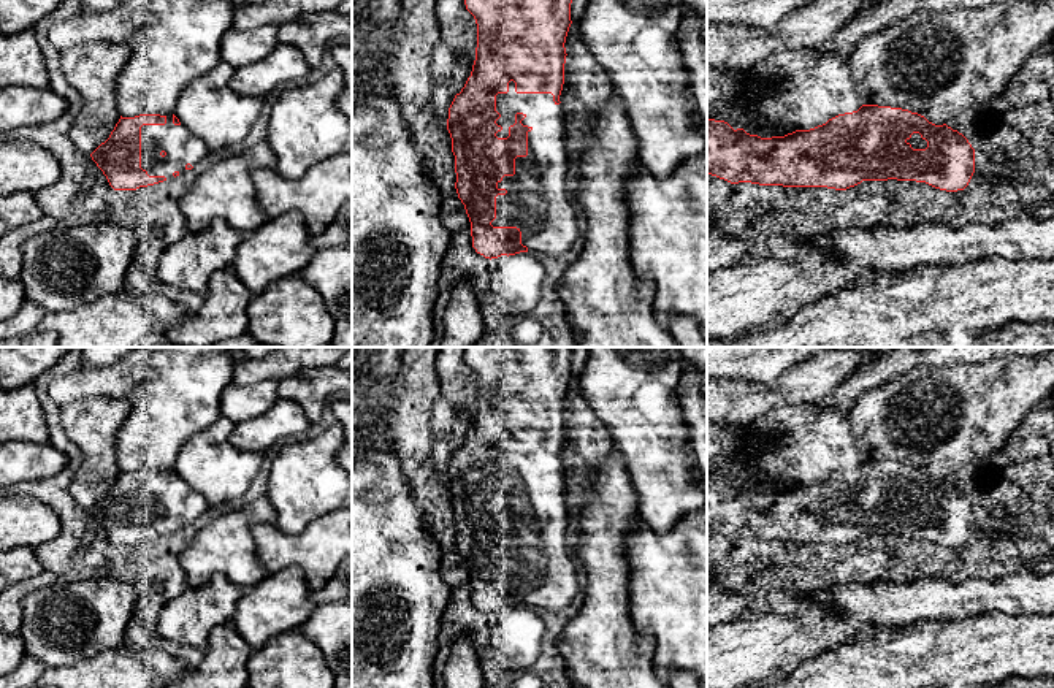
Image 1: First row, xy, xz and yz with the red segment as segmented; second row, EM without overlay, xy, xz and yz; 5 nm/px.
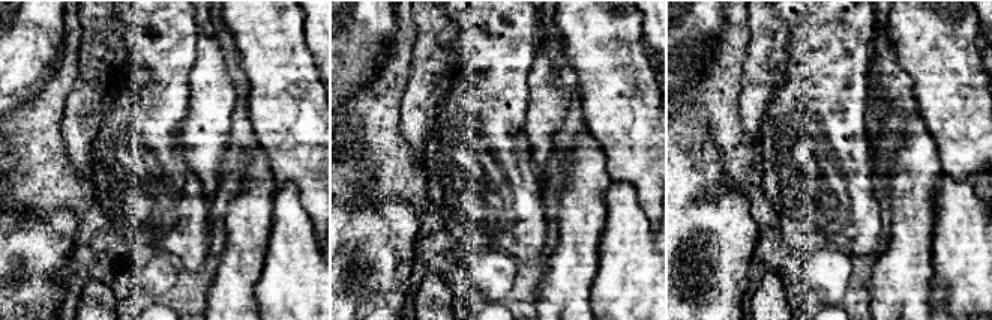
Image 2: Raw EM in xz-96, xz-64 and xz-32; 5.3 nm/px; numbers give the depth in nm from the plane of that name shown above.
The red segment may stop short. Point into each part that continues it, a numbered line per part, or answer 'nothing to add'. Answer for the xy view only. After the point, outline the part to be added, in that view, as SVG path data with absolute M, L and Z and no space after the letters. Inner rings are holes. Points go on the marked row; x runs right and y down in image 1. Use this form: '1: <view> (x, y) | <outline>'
1: xy (181, 146) | M173 114L165 125L141 127L141 168L149 176L173 179L173 173L185 173L185 165L198 165L209 154L201 138L185 125L174 125Z

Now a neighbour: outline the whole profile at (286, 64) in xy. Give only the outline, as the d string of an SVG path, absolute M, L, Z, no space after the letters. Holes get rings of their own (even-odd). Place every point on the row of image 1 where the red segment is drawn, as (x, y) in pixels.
M277 44L269 55L235 68L230 87L239 95L266 97L274 89L293 86L311 68L296 46Z

